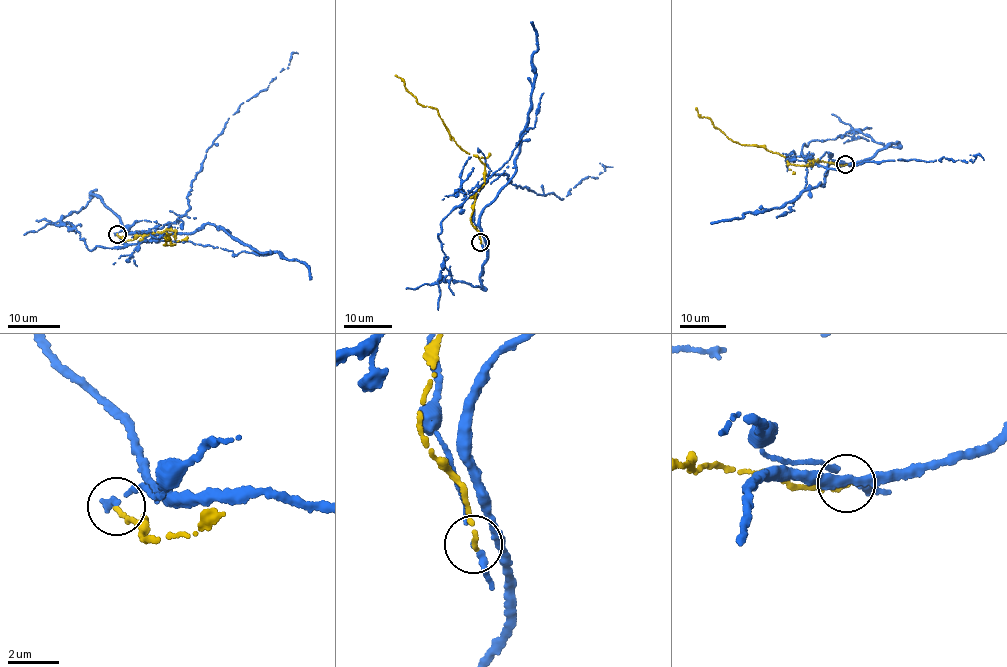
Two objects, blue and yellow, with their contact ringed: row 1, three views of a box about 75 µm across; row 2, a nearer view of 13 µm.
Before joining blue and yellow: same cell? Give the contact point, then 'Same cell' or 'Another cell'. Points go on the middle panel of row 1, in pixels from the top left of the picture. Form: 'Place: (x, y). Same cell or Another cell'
Place: (480, 242). Another cell

